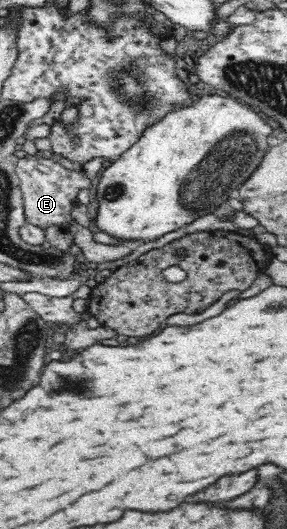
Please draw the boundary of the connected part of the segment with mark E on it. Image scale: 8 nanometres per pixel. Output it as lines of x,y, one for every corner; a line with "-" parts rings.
27,154
18,158
16,173
19,177
19,186
23,197
24,215
26,223
42,228
46,231
49,225
71,229
77,227
70,215
74,204
78,203
78,192
88,190
91,180
82,174
82,170
68,170
56,160
42,159
36,155

